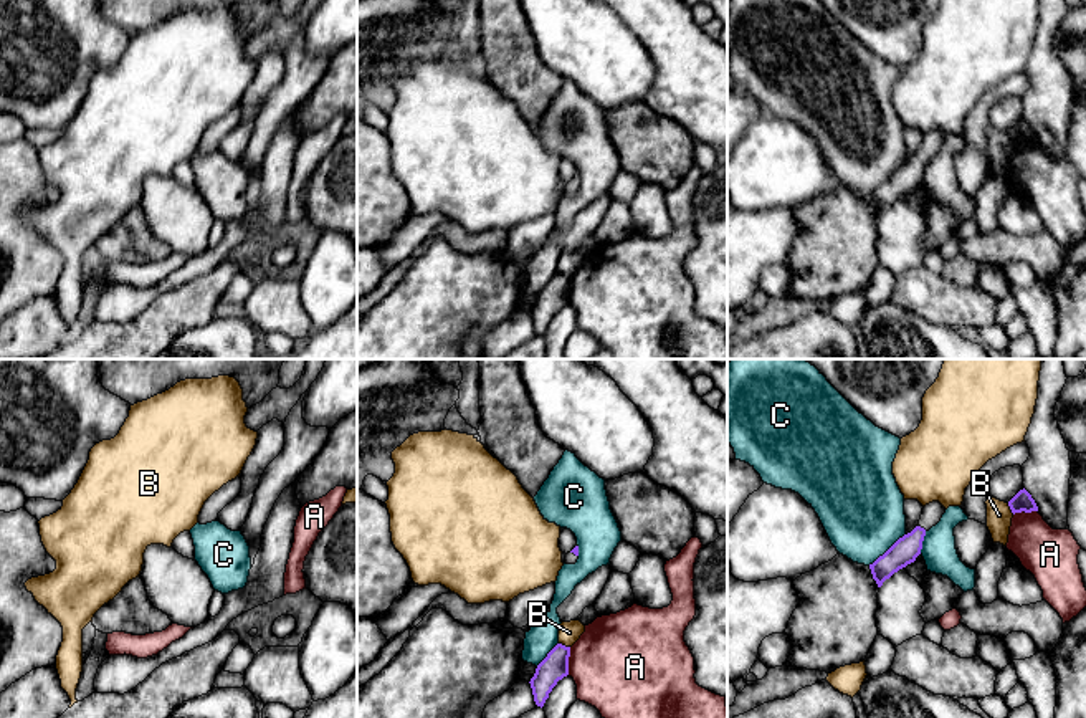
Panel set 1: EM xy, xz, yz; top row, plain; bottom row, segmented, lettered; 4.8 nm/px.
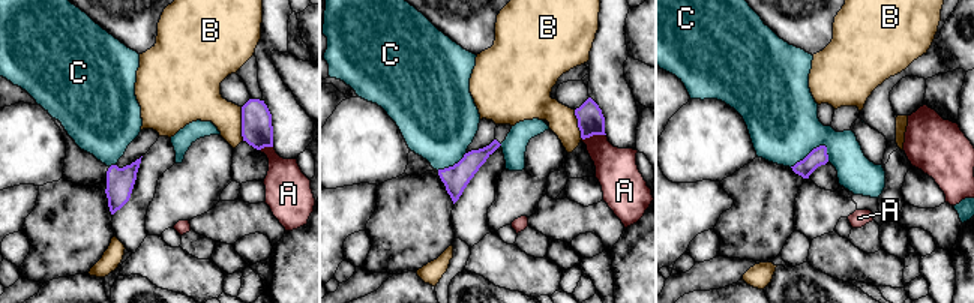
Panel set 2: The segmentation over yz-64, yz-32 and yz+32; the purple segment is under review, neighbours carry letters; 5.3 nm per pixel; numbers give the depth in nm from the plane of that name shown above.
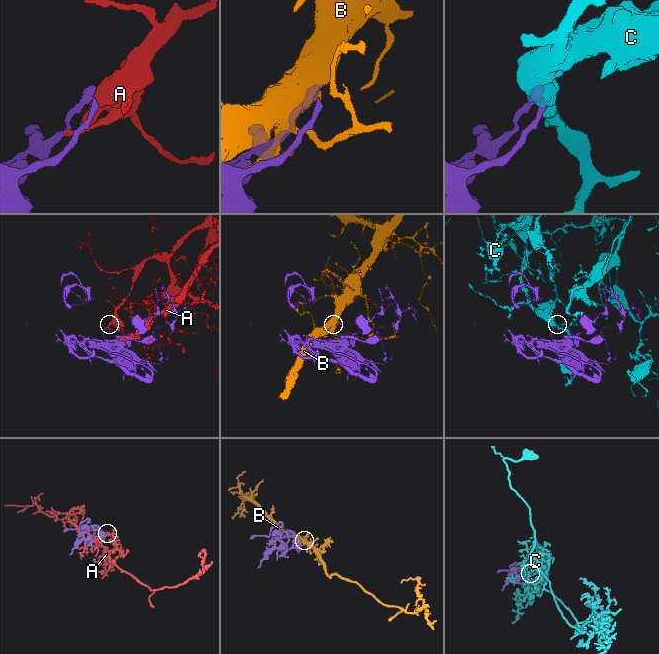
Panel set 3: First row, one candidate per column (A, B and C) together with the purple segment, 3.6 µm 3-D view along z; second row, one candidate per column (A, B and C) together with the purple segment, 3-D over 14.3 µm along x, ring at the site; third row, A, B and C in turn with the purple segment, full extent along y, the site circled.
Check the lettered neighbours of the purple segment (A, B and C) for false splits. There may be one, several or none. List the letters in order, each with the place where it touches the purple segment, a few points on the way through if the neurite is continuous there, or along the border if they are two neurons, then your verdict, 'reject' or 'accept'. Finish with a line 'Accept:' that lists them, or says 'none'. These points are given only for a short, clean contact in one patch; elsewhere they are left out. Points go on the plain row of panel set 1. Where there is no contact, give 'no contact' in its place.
A: meets purple in xz at (567, 290); reject
B: meets purple in xz at (564, 275); reject
C: meets purple in yz at (888, 179); reject
Accept: none

